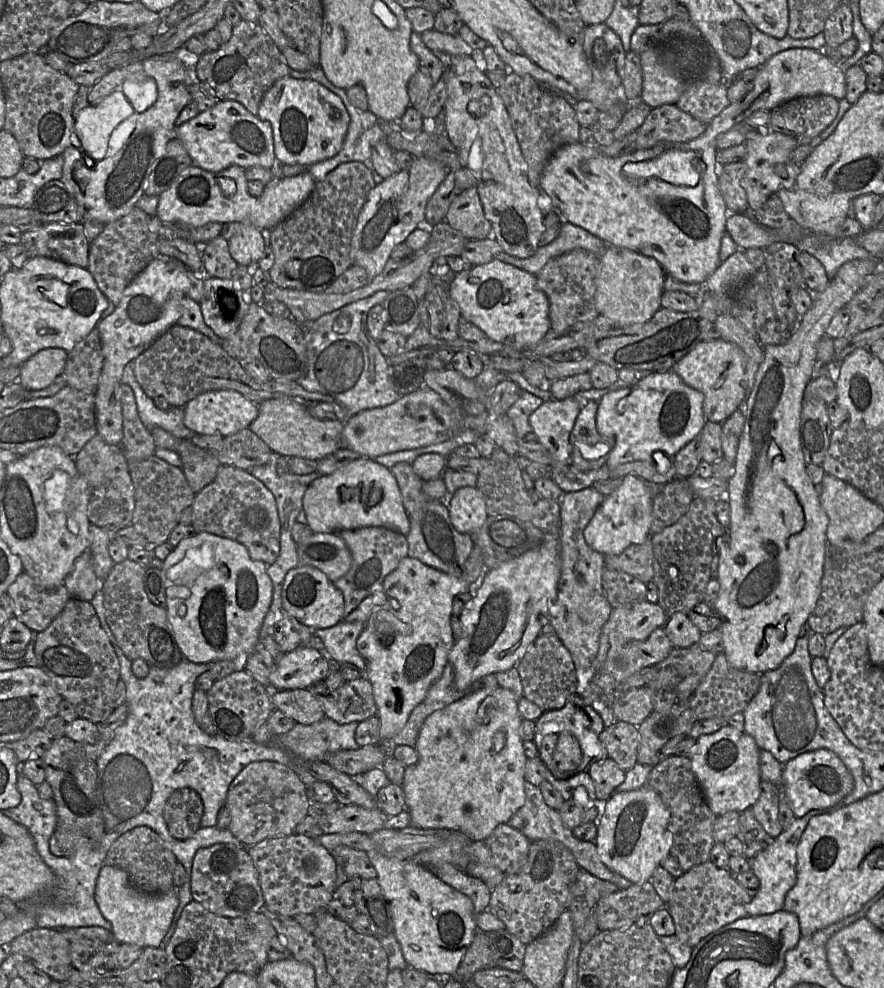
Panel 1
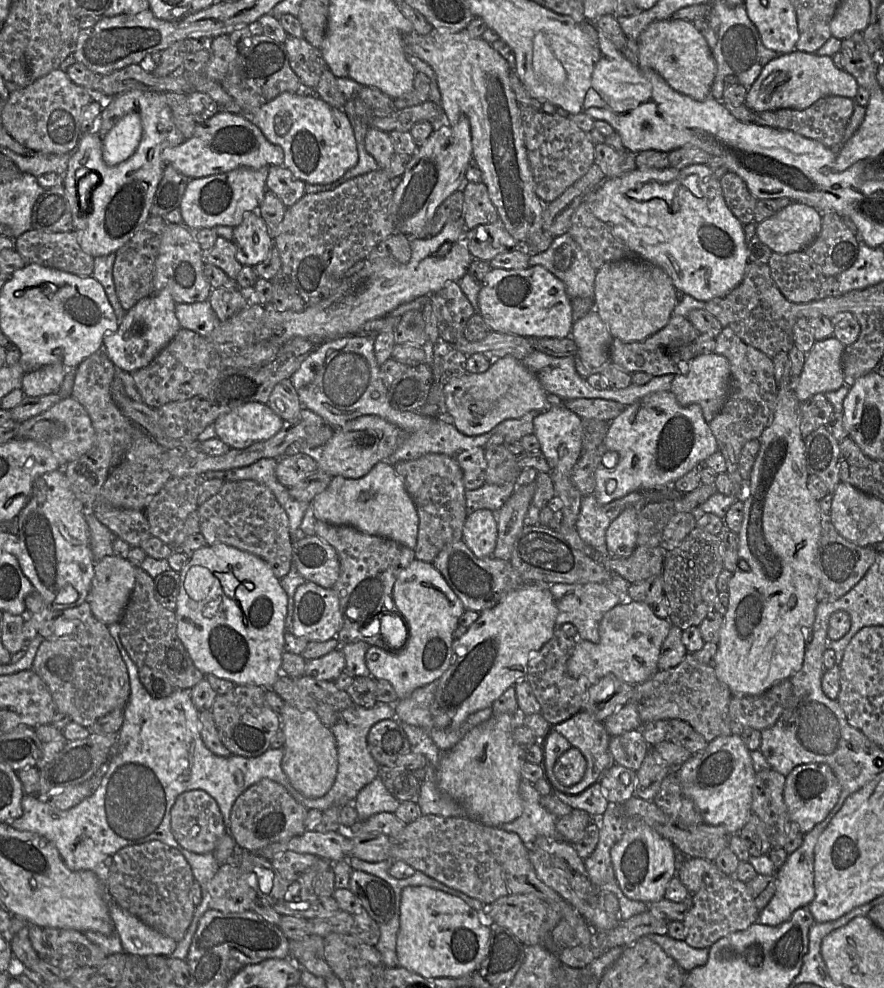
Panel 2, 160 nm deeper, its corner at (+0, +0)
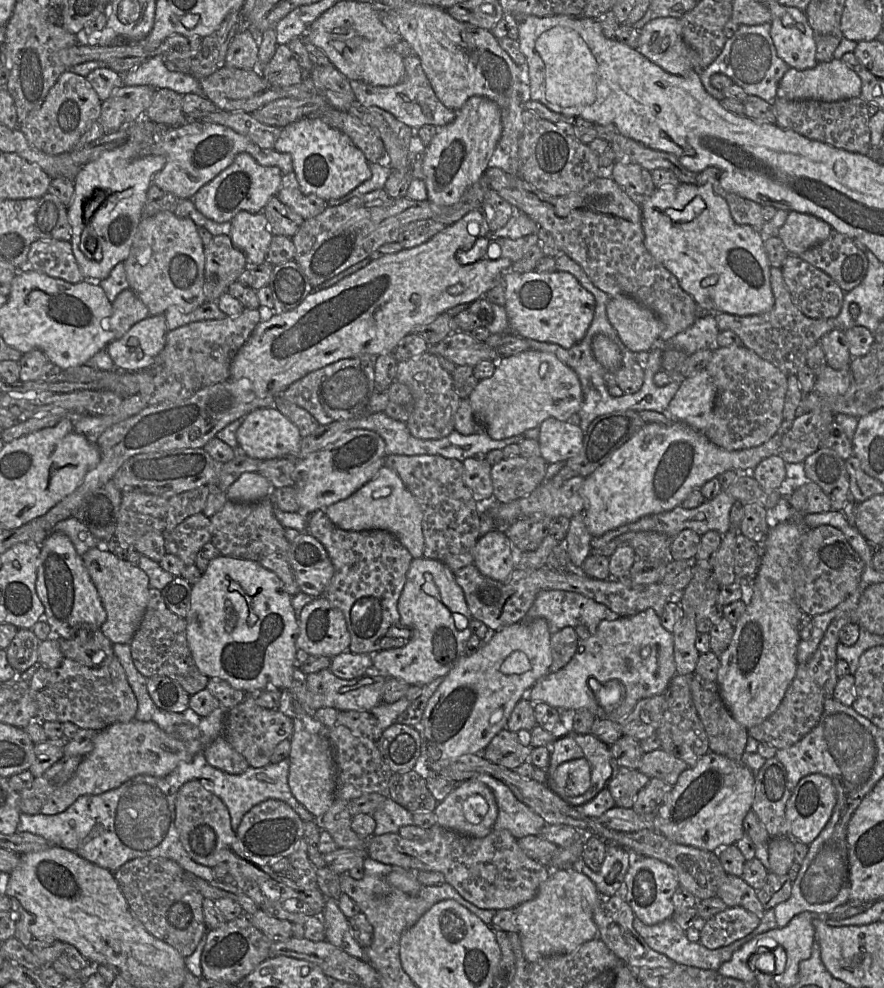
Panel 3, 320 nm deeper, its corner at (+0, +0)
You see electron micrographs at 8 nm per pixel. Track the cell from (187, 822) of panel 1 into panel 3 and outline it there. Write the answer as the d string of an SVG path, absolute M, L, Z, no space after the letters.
M199 780L185 783L177 792L175 826L188 855L197 863L215 867L226 864L237 887L267 914L291 923L310 916L321 916L326 898L318 890L303 890L286 877L276 874L269 865L261 865L245 854L242 843L231 827L229 811L219 797Z

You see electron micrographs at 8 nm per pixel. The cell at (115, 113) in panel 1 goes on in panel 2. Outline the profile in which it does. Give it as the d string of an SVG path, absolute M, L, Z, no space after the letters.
M131 112L122 117L103 139L103 160L107 165L117 165L128 159L136 150L142 137L140 115Z

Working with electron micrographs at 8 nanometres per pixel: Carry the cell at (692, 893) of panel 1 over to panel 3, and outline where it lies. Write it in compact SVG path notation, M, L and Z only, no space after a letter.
M727 907L702 924L699 943L710 950L729 946L752 933L760 921L742 907Z

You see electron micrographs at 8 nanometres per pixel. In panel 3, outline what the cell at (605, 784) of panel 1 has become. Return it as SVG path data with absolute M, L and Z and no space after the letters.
M619 767L607 787L616 806L632 808L639 791L649 780L650 778L638 769Z

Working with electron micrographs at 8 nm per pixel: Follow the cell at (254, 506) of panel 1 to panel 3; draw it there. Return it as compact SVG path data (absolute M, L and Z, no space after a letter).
M268 498L251 503L229 500L220 511L210 518L210 522L211 542L220 551L221 555L252 560L271 570L279 577L283 588L290 596L294 596L301 591L289 564L290 542L285 538L285 528L276 519L274 505Z

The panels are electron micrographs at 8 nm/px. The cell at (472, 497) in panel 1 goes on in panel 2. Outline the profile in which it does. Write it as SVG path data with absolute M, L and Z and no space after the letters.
M479 509L468 514L463 528L463 541L476 557L493 556L497 534L497 513Z

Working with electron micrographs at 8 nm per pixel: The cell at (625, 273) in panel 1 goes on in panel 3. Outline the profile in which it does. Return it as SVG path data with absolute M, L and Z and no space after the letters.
M623 294L611 297L606 314L624 345L632 352L645 352L657 345L662 332L660 320L633 298Z

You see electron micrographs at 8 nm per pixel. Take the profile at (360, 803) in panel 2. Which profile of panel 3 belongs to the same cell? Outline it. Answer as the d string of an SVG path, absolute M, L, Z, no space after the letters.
M390 797L372 814L376 821L373 835L379 836L386 833L398 833L402 826L413 824L413 813L405 809Z

